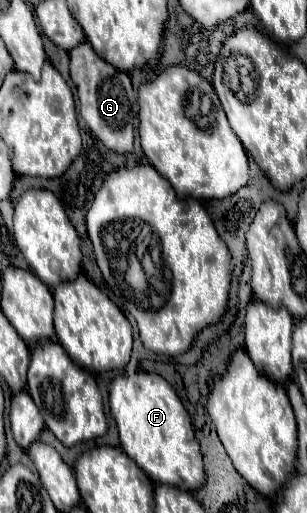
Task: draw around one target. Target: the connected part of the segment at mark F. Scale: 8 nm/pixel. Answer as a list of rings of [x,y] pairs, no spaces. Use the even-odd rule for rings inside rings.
[[[151,372],[117,376],[109,386],[109,398],[111,414],[119,428],[121,450],[125,450],[153,482],[177,486],[187,492],[193,492],[203,484],[203,458],[189,414],[165,378]]]

